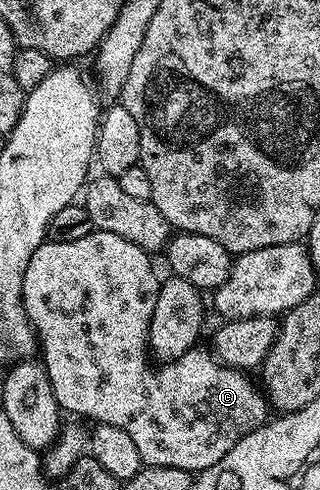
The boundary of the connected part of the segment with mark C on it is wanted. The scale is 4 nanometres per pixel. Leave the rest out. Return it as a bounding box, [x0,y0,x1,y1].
[22,229,270,473]

